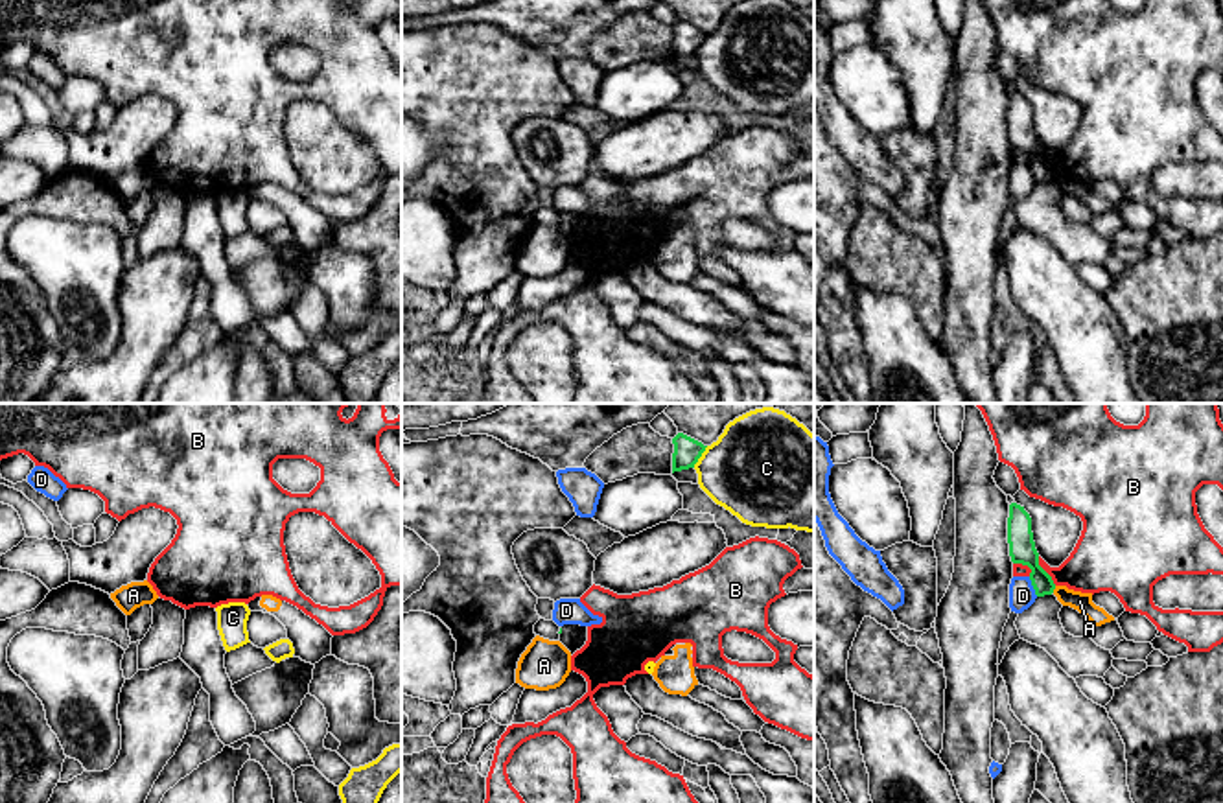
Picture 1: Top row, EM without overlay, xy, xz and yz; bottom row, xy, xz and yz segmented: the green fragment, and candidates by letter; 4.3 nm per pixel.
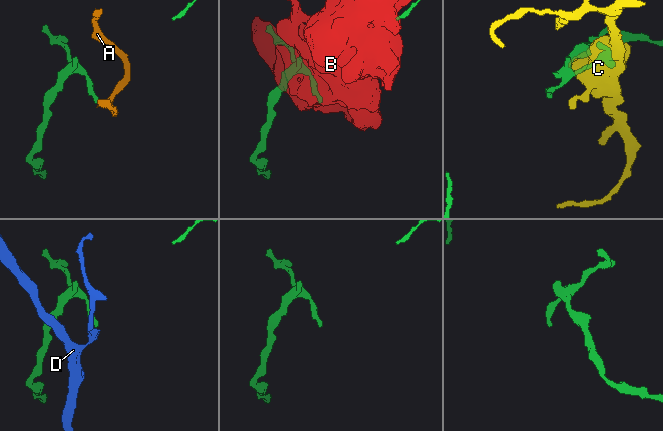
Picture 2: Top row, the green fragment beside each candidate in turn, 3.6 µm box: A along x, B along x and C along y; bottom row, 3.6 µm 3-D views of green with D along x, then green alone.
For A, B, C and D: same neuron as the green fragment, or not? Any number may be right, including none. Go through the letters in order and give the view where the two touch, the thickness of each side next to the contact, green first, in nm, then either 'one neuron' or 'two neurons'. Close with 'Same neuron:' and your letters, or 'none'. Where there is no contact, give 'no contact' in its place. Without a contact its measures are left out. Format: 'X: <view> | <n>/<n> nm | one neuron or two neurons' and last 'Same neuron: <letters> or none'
A: yz | 110/80 nm | two neurons
B: yz | 110/260 nm | two neurons
C: xz | 120/420 nm | two neurons
D: yz | 110/110 nm | two neurons
Same neuron: none

